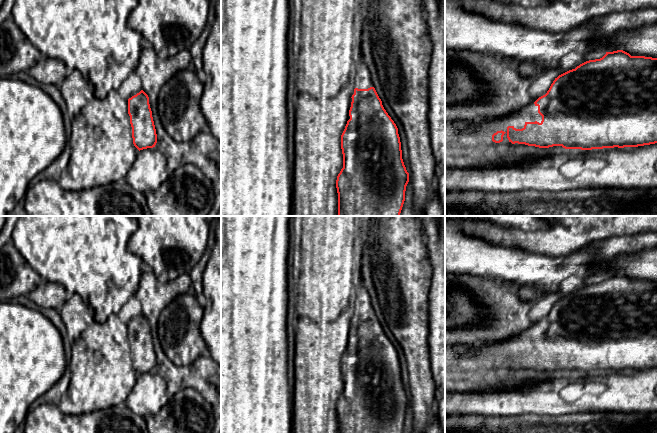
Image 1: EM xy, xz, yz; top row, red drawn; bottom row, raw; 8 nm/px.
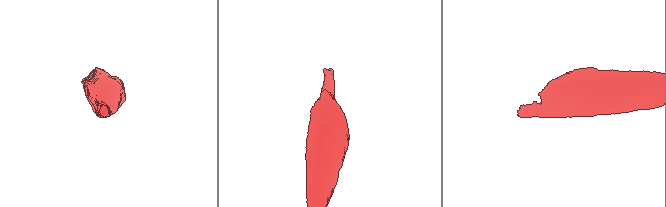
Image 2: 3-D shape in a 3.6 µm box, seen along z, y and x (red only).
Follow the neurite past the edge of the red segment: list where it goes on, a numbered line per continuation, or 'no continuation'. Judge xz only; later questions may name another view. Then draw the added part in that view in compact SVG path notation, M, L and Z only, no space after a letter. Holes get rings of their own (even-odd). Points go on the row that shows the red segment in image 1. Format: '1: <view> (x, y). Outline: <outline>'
no continuation

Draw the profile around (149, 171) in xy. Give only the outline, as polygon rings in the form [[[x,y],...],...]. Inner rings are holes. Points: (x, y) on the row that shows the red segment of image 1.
[[[156,147],[140,150],[125,179],[140,193],[157,190],[169,181],[168,161]]]

